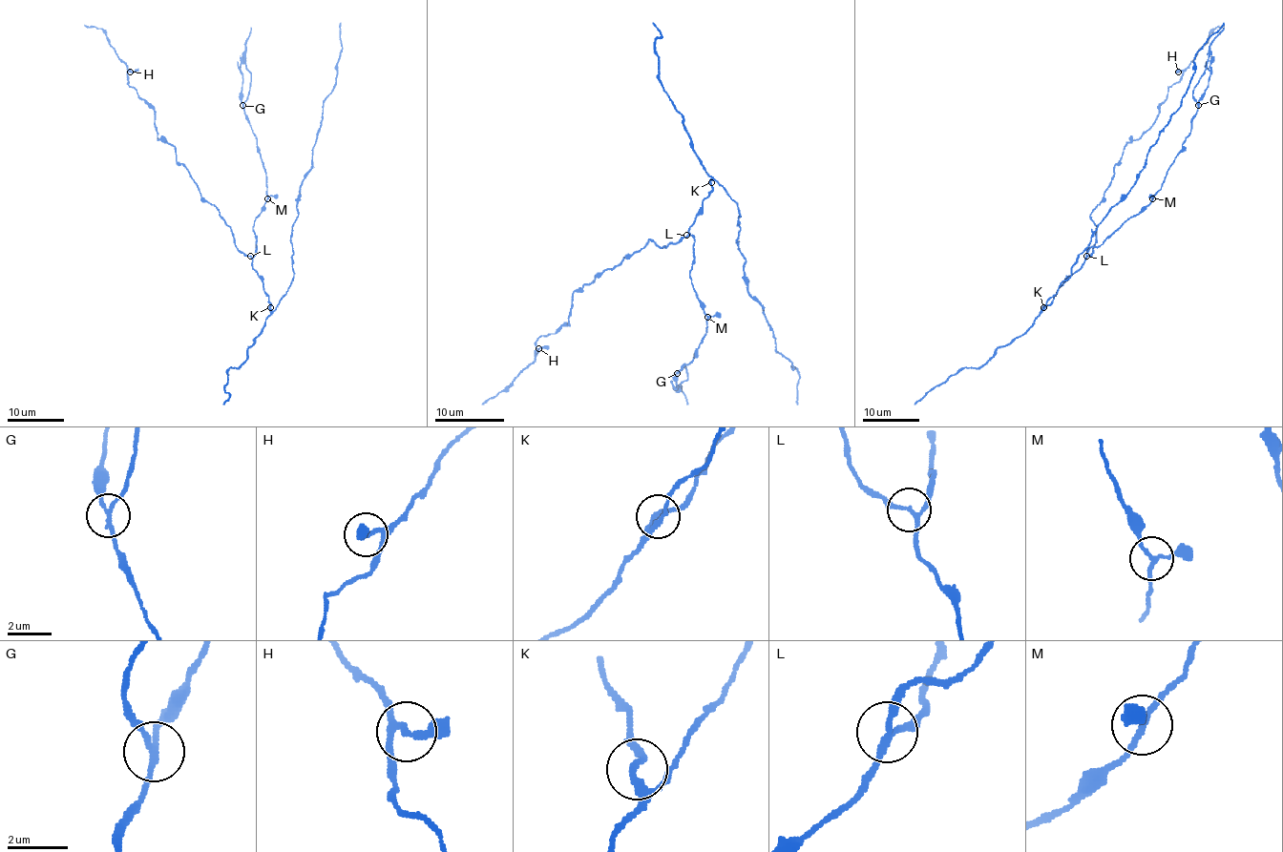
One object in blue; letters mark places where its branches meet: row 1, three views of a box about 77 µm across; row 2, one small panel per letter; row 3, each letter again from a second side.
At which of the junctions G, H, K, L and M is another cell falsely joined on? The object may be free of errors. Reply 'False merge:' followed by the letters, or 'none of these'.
False merge: G

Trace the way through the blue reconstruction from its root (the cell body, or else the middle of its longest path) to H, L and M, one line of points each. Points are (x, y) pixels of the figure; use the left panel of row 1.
H: (264, 291), (219, 211), (200, 196), (176, 149), (158, 140), (154, 111), (129, 85), (130, 71)
L: (264, 291), (262, 280), (253, 267), (250, 256)
M: (264, 291), (262, 280), (252, 261), (256, 249), (253, 225), (267, 198)

